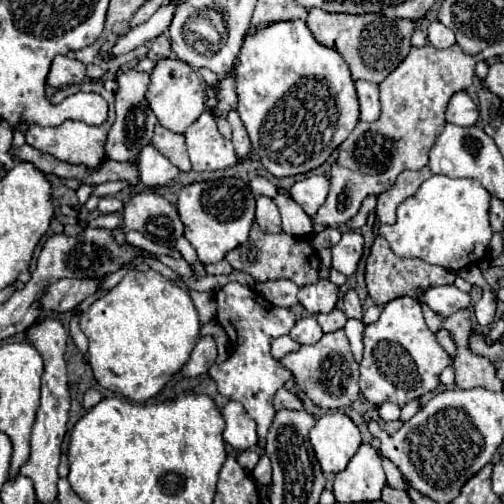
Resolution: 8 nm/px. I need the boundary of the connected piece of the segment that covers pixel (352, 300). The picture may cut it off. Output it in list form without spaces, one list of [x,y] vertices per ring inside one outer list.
[[[348,289],[348,291],[342,295],[342,307],[344,307],[346,317],[362,319],[362,305],[360,305],[358,293],[356,293],[354,289]]]

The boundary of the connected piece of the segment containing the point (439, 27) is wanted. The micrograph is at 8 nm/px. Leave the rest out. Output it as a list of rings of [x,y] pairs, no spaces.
[[[440,21],[430,23],[430,27],[428,27],[428,41],[436,49],[448,49],[448,47],[452,47],[456,43],[454,33],[446,25],[442,25]]]

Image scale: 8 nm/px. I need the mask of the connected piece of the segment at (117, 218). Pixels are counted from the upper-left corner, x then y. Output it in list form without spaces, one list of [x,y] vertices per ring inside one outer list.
[[[110,213],[110,215],[100,215],[90,225],[104,227],[104,229],[116,229],[116,227],[120,227],[120,223],[122,223],[122,213]]]

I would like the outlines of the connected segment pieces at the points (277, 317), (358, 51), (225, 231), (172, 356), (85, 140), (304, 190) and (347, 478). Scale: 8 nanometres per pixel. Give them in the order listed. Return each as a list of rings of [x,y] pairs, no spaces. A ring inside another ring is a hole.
[[[228,283],[216,293],[218,301],[218,319],[226,321],[224,329],[230,337],[232,345],[232,355],[218,365],[210,367],[210,375],[218,385],[218,391],[234,401],[240,401],[246,409],[246,413],[256,421],[256,431],[258,431],[258,445],[264,447],[266,433],[272,425],[274,419],[274,407],[272,399],[274,393],[292,379],[292,373],[280,365],[270,355],[270,341],[286,335],[292,325],[296,323],[296,317],[290,309],[276,307],[268,301],[264,301],[258,293],[254,293],[250,287],[244,287],[240,283]]]
[[[310,9],[306,19],[308,29],[320,45],[336,49],[346,65],[350,67],[352,79],[364,79],[380,83],[400,65],[400,61],[410,51],[410,37],[414,33],[414,23],[410,19],[386,19],[384,15],[346,15],[346,13],[326,13],[322,9]]]
[[[228,177],[204,183],[192,183],[178,193],[176,209],[184,223],[184,237],[192,243],[202,265],[218,263],[236,245],[248,241],[248,231],[254,221],[254,195],[246,181]]]
[[[132,269],[114,289],[110,289],[104,297],[100,297],[96,303],[90,305],[90,309],[86,309],[80,315],[80,329],[90,341],[88,357],[98,383],[114,393],[124,395],[126,399],[144,403],[156,397],[162,391],[162,387],[172,379],[172,375],[186,365],[198,341],[200,321],[198,311],[184,289],[172,285],[170,279],[162,277],[152,269],[148,271]]]
[[[84,81],[82,85],[70,85],[70,87],[64,87],[60,91],[54,93],[54,97],[50,99],[52,103],[60,103],[62,99],[66,99],[68,95],[74,95],[76,91],[94,91],[94,93],[100,93],[106,101],[108,101],[108,119],[102,123],[102,125],[86,125],[86,123],[80,123],[80,121],[64,121],[62,125],[56,125],[56,127],[40,127],[40,125],[30,125],[30,129],[26,131],[26,143],[30,143],[32,147],[36,147],[38,151],[44,151],[44,153],[50,153],[54,157],[58,157],[60,161],[68,161],[68,163],[74,163],[74,165],[86,165],[86,167],[98,167],[102,161],[104,161],[104,141],[106,141],[106,133],[108,129],[112,127],[114,123],[114,93],[108,93],[100,83],[96,81]]]
[[[310,175],[302,181],[296,181],[290,189],[292,199],[306,211],[306,215],[314,215],[318,207],[324,203],[328,195],[328,179],[322,175]]]
[[[360,445],[348,467],[334,477],[336,501],[376,501],[386,485],[382,455],[372,445]]]

